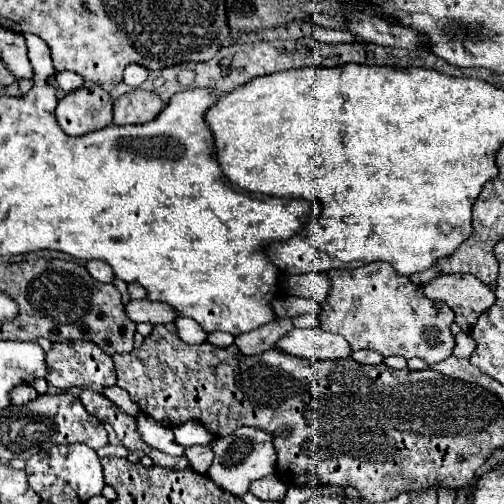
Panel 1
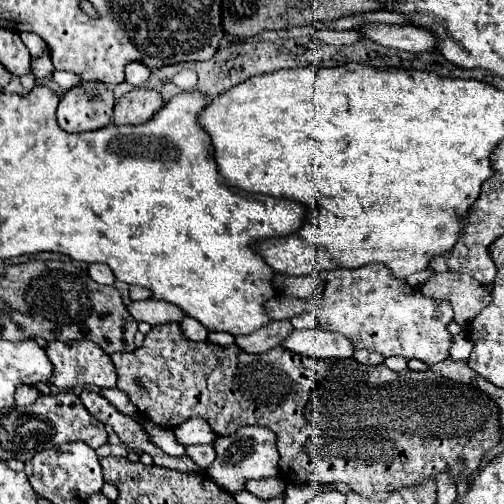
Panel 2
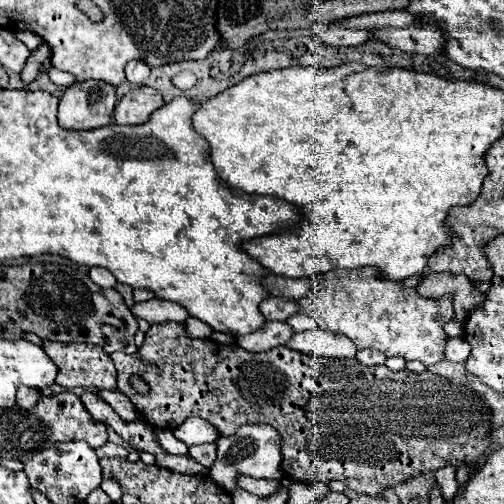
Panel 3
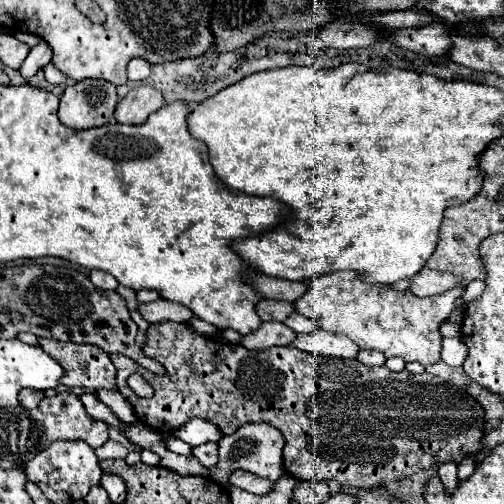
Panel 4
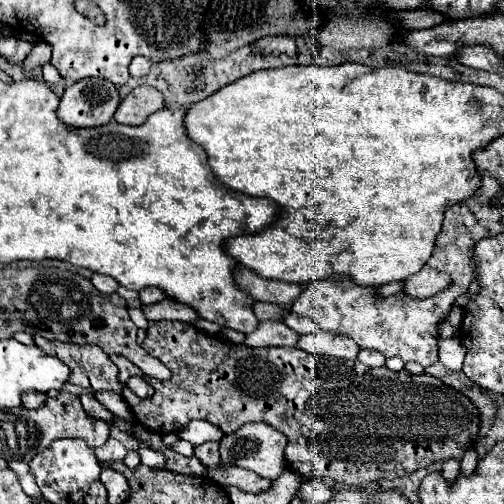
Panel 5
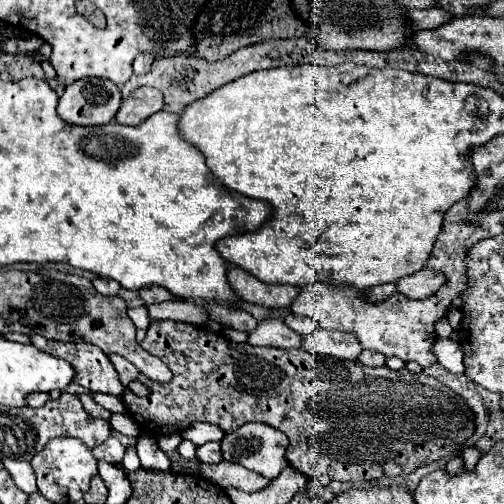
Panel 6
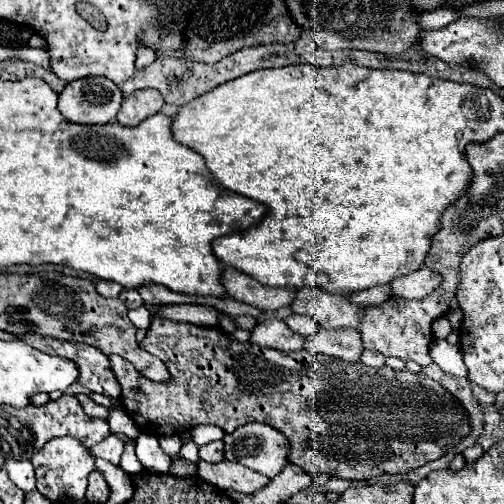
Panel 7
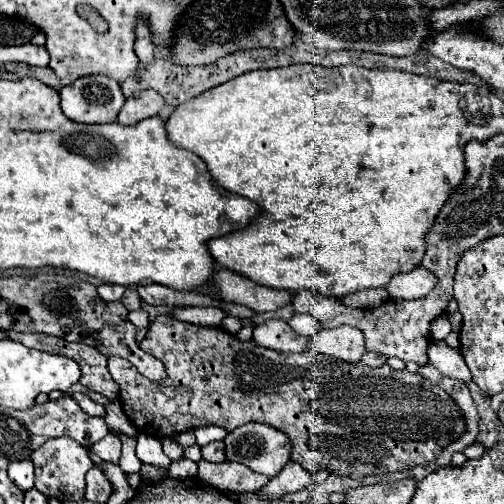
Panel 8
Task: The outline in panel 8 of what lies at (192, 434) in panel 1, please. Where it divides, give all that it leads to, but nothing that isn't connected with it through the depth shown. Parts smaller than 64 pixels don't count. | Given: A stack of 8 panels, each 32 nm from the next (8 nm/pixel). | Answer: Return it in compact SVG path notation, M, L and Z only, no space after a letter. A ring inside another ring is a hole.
M200 426L194 430L194 438L198 446L204 446L212 440L224 440L224 436L226 436L226 430L216 428L216 426Z

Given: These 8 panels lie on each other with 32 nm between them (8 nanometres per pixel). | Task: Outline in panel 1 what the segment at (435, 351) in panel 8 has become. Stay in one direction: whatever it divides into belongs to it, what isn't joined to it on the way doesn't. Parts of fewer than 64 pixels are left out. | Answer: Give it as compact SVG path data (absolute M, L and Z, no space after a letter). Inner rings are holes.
M460 332L456 334L456 348L454 348L454 356L456 358L470 358L470 354L476 350L476 340L470 336L470 332Z

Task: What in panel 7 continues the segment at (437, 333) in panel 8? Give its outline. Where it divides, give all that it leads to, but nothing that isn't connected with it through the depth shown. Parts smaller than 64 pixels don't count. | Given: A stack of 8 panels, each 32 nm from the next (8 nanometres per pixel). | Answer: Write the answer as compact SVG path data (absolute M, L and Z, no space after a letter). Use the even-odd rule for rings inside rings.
M441 317L432 324L435 339L446 339L452 331L452 327L446 317Z

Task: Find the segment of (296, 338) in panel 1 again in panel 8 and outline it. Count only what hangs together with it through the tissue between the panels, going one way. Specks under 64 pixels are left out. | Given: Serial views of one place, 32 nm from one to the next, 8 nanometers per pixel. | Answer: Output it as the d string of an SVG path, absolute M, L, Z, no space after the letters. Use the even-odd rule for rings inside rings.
M340 326L332 330L320 330L310 338L310 350L326 356L336 356L344 362L360 362L364 348L364 336L352 326Z

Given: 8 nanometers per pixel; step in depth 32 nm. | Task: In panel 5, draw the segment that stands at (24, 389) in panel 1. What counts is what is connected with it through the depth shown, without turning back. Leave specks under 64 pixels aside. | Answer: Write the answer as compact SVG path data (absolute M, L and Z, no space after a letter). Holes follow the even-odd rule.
M24 392L22 394L22 406L26 408L38 408L48 396L44 392Z

